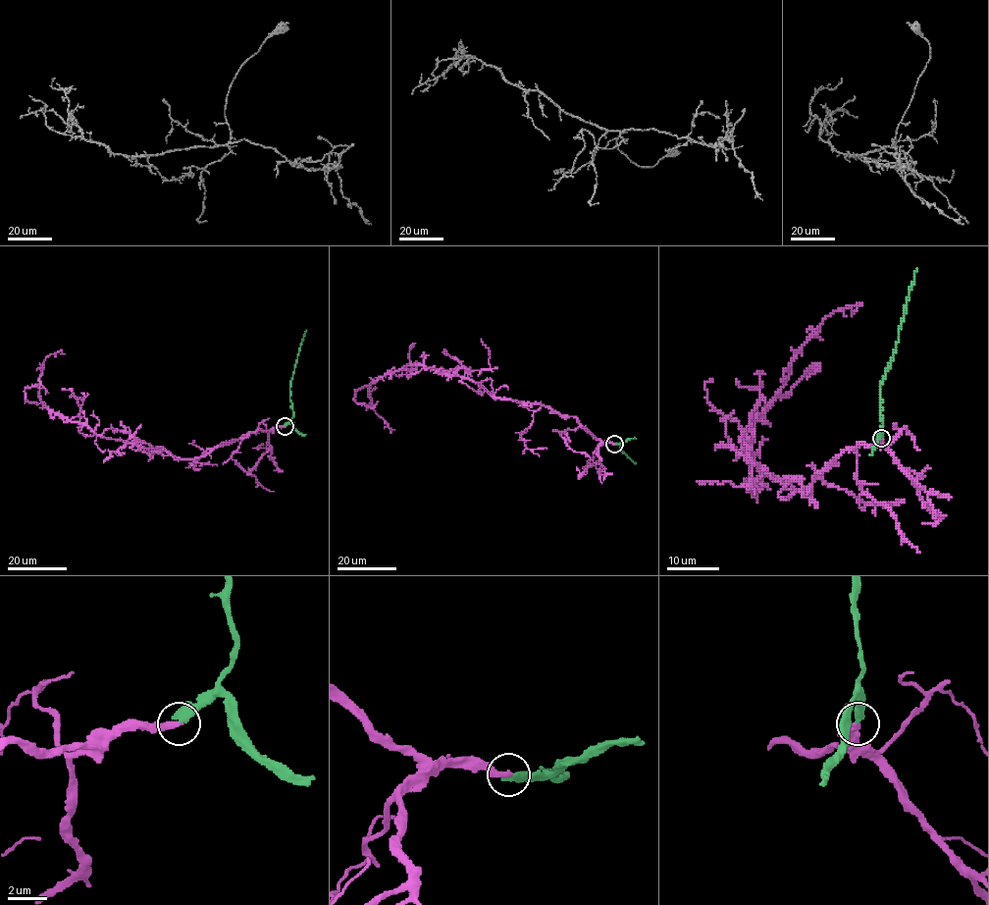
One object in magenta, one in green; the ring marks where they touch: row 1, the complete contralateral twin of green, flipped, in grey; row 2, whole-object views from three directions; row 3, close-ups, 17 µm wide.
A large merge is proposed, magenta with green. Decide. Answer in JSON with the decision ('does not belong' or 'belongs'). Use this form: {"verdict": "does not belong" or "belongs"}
{"verdict": "belongs"}

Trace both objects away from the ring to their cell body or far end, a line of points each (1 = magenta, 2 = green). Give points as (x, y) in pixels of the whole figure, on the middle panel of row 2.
1: (614, 444), (596, 440), (572, 416), (494, 397), (470, 379), (414, 365), (369, 387), (374, 410), (393, 429)
2: (614, 444), (622, 444), (620, 449), (636, 463)

